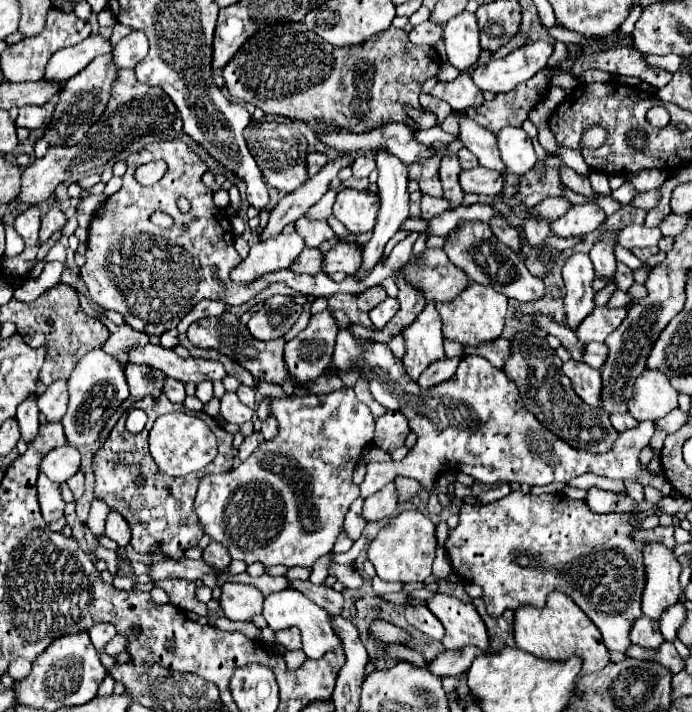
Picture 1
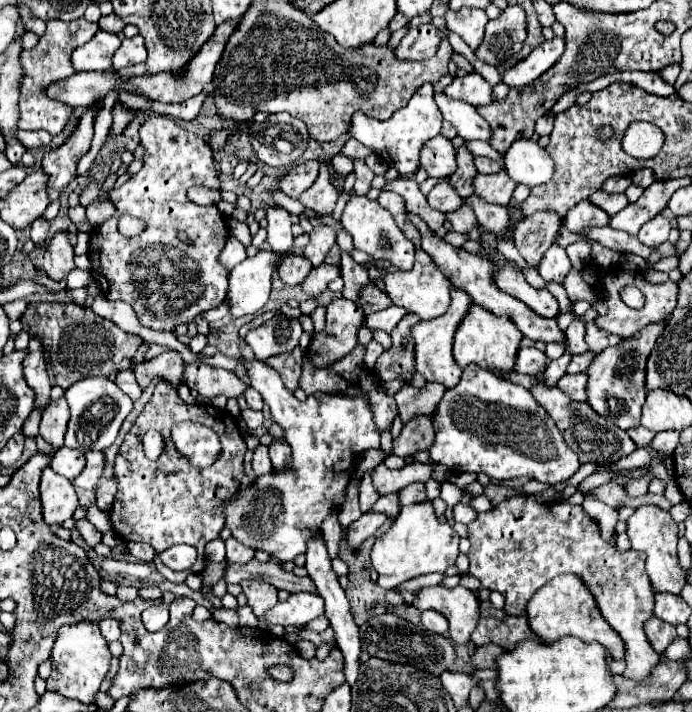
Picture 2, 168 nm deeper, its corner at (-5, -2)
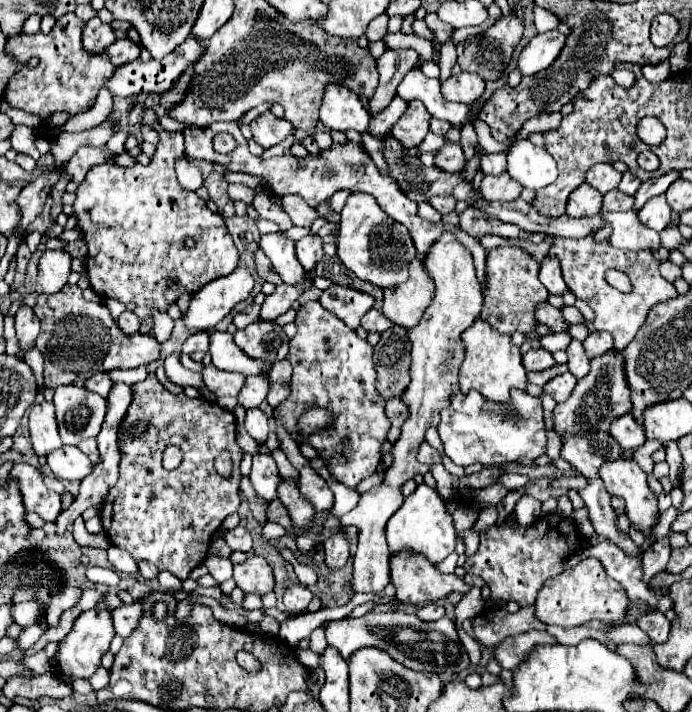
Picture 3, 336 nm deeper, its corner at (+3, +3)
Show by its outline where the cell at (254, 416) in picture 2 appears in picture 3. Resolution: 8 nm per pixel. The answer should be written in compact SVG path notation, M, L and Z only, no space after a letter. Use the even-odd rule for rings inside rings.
M250 408L246 410L246 430L252 438L258 440L258 444L264 444L270 428L268 428L268 418L260 408Z

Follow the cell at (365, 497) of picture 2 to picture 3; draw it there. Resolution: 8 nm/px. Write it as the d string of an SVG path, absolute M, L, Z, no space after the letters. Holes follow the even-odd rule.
M320 302L302 304L296 316L296 326L298 332L290 340L290 352L286 356L294 368L292 388L286 402L274 410L276 424L282 424L288 434L294 436L294 424L302 410L308 410L312 404L334 410L334 430L316 434L310 438L310 444L322 454L336 480L348 488L356 488L364 478L376 472L380 464L380 446L390 430L390 420L384 410L386 400L376 390L372 346L324 310Z

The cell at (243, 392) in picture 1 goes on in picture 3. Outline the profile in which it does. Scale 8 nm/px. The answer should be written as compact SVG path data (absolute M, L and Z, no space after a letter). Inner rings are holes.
M246 378L240 394L238 394L238 404L242 404L246 410L248 408L258 408L268 394L268 378Z

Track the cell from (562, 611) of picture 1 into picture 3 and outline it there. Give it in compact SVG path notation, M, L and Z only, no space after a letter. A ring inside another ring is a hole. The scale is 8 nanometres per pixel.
M584 558L574 568L564 570L562 574L548 578L538 592L536 598L536 618L548 626L582 626L586 622L598 620L610 626L618 626L624 618L624 608L628 606L626 592L618 582L614 582L604 570L602 564L596 558Z

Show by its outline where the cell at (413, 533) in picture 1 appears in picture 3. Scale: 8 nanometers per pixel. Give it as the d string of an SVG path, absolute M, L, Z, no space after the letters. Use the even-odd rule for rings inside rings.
M418 484L416 492L412 492L404 504L394 512L386 526L386 540L390 548L390 556L408 550L414 554L422 554L430 564L442 562L448 554L454 552L456 544L456 530L452 516L446 512L442 498L426 484Z

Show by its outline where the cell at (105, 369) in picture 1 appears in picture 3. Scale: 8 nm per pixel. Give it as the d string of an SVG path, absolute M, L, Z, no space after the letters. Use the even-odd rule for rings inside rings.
M64 384L54 394L58 430L64 444L76 446L82 440L96 438L106 416L106 398L76 384Z

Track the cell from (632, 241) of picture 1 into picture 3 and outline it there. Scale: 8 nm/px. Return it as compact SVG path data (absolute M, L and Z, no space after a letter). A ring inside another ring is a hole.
M658 196L658 198L652 198L640 212L638 212L638 218L644 226L656 230L656 232L662 232L668 222L670 222L670 206L666 204L666 198L664 196Z

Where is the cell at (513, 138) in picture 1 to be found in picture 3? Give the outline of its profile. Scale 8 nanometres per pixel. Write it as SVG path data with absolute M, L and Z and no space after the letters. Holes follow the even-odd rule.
M518 140L508 152L508 174L524 188L544 188L558 176L556 160L546 148L534 146L530 140Z

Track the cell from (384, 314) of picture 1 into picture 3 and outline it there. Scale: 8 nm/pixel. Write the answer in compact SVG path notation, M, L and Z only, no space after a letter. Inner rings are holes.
M372 308L364 314L362 318L362 328L366 328L366 332L384 332L392 326L392 322L380 314L380 308Z

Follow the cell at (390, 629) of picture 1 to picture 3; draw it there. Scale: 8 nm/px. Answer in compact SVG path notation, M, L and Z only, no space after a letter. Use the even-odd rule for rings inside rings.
M368 612L362 618L354 620L336 620L326 622L326 640L334 646L344 658L350 658L360 648L378 648L388 652L396 662L416 670L416 672L432 672L438 674L440 680L446 684L452 678L460 678L464 670L470 666L468 654L462 648L454 620L440 618L436 622L422 622L414 614L404 612Z

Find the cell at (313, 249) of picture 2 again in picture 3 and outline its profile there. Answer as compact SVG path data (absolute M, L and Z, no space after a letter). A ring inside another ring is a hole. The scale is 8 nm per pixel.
M304 236L302 240L296 242L296 256L300 260L300 264L304 266L306 272L312 272L316 262L324 256L324 250L322 250L322 238L320 236Z

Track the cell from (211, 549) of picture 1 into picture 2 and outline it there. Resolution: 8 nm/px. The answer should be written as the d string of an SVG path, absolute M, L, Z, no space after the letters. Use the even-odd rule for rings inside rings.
M230 537L226 541L226 559L230 563L246 563L250 559L254 559L254 549L252 547L246 547L244 543L238 543L238 539Z

